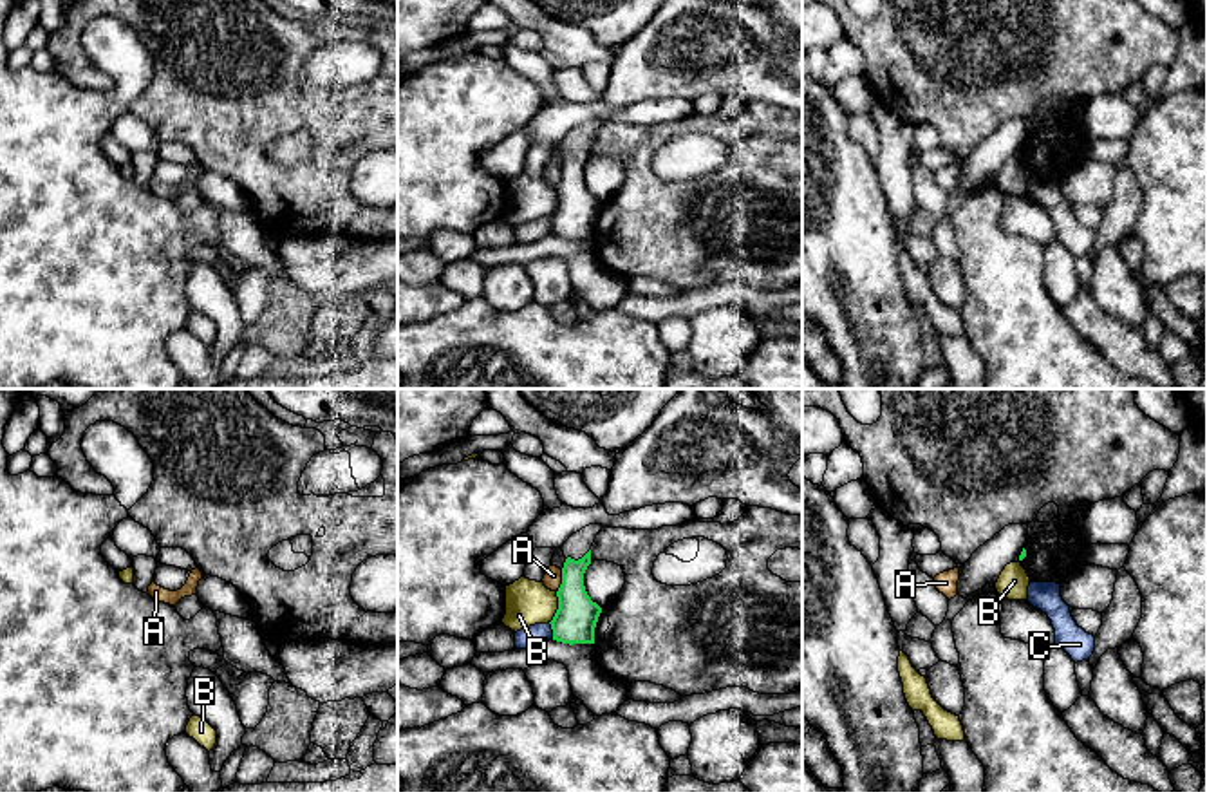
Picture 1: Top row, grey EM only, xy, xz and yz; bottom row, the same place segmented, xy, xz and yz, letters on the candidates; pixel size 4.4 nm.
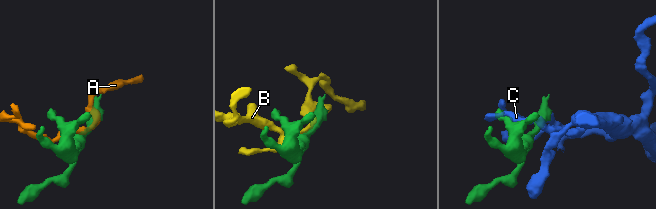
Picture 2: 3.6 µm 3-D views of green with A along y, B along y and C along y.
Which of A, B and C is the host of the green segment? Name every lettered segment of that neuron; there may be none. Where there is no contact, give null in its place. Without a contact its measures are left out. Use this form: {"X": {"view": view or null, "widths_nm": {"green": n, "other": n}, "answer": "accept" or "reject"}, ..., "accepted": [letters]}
{"A": {"view": "xz", "widths_nm": {"green": 190, "other": 80}, "answer": "reject"}, "B": {"view": "xz", "widths_nm": {"green": 190, "other": 200}, "answer": "reject"}, "C": {"view": "xz", "widths_nm": {"green": 190, "other": 90}, "answer": "reject"}, "accepted": []}

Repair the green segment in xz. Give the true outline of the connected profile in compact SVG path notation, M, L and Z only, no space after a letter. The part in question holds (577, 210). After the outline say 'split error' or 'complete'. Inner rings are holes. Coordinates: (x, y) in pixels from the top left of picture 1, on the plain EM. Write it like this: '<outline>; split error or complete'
M589 119L560 141L566 157L562 179L557 186L558 204L549 217L557 237L569 240L594 239L594 222L602 203L587 190L584 168L591 159L591 141L602 123L602 119Z; split error

